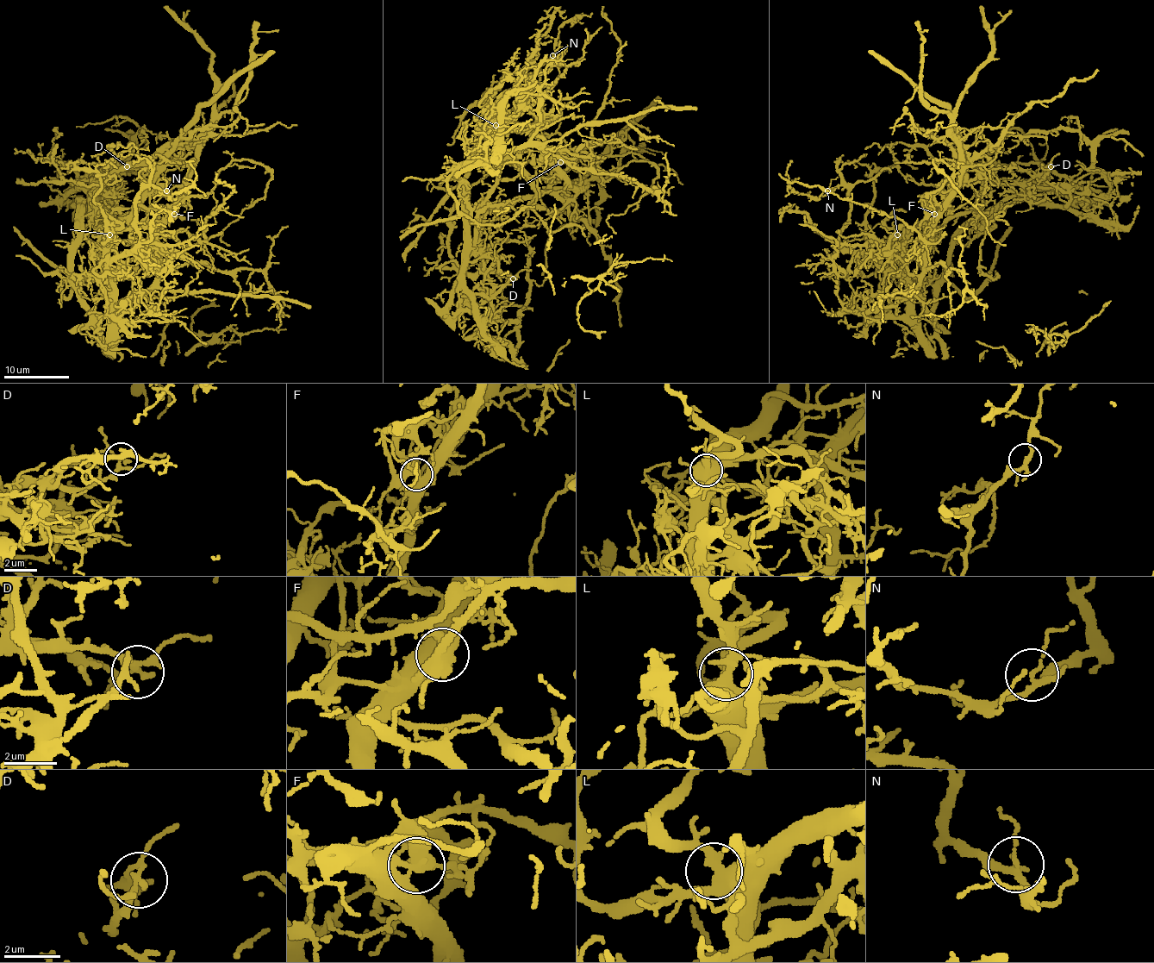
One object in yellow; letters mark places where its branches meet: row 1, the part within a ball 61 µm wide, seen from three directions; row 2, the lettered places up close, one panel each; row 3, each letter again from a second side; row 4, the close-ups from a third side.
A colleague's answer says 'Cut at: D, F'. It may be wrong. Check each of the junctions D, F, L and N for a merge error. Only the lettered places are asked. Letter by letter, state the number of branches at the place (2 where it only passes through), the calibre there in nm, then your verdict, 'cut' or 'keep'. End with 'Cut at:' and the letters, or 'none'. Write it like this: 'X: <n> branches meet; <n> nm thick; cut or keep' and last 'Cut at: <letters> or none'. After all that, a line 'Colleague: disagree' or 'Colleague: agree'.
D: 4 branches meet; 190 nm thick; cut
F: 5 branches meet; 440 nm thick; cut
L: 4 branches meet; 460 nm thick; keep
N: 4 branches meet; 190 nm thick; keep
Cut at: D, F
Colleague: agree

